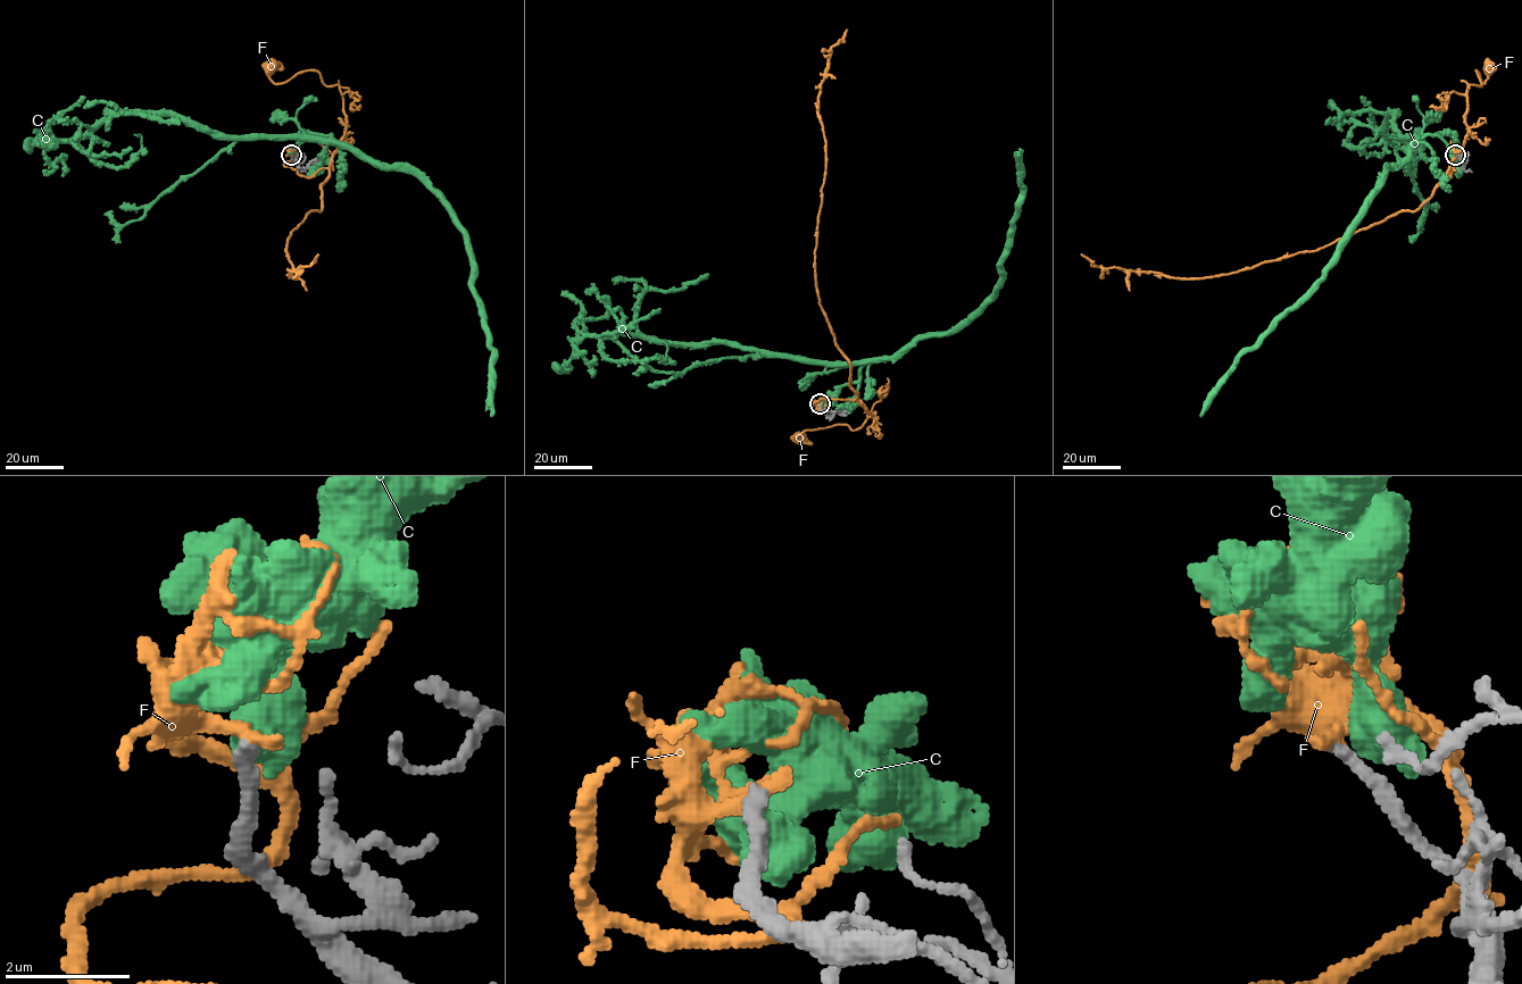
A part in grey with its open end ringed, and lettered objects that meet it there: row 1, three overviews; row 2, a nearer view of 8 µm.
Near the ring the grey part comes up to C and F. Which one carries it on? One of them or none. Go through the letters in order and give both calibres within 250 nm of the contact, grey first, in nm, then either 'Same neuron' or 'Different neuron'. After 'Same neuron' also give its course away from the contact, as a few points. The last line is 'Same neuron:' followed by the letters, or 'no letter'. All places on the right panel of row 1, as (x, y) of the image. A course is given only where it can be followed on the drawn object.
C: Thickness 280 nm (grey) against 700 nm. Different neuron
F: Thickness 240 nm (grey) against 240 nm. Different neuron
Same neuron: no letter

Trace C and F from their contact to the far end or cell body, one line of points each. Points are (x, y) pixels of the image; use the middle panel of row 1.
C: (820, 405), (854, 383), (866, 364), (958, 328), (992, 294), (1021, 193), (1020, 148)
F: (820, 405), (821, 410), (813, 409), (823, 399), (857, 399), (874, 414), (854, 430), (834, 425), (799, 436)

